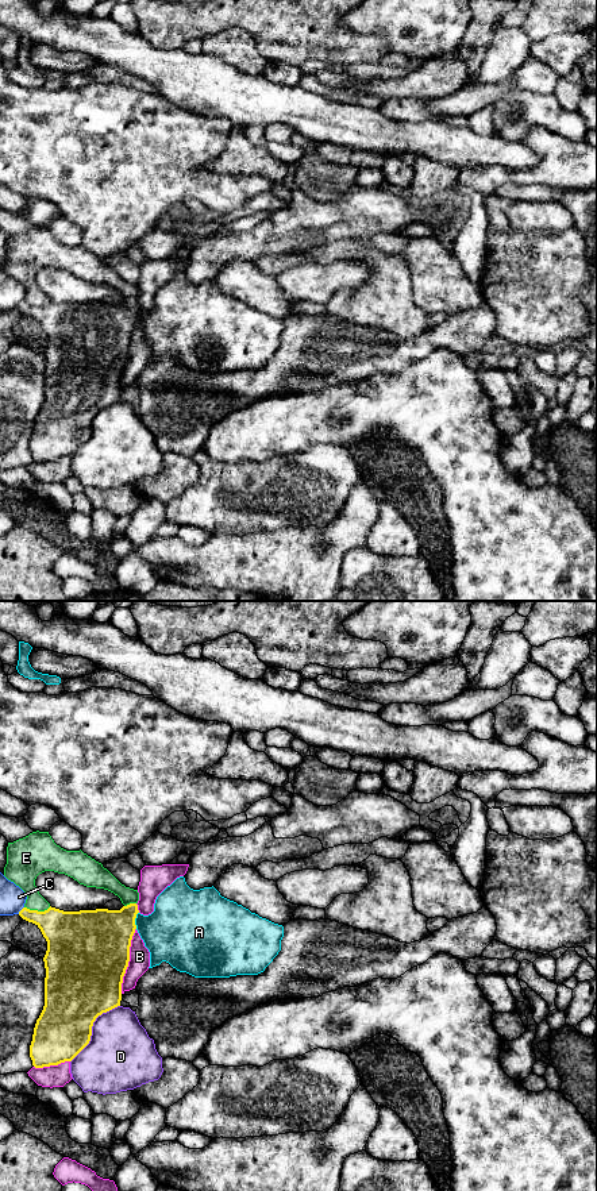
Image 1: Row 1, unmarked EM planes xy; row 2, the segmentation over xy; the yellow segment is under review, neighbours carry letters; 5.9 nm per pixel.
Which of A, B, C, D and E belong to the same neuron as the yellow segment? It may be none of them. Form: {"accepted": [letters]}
{"accepted": []}

